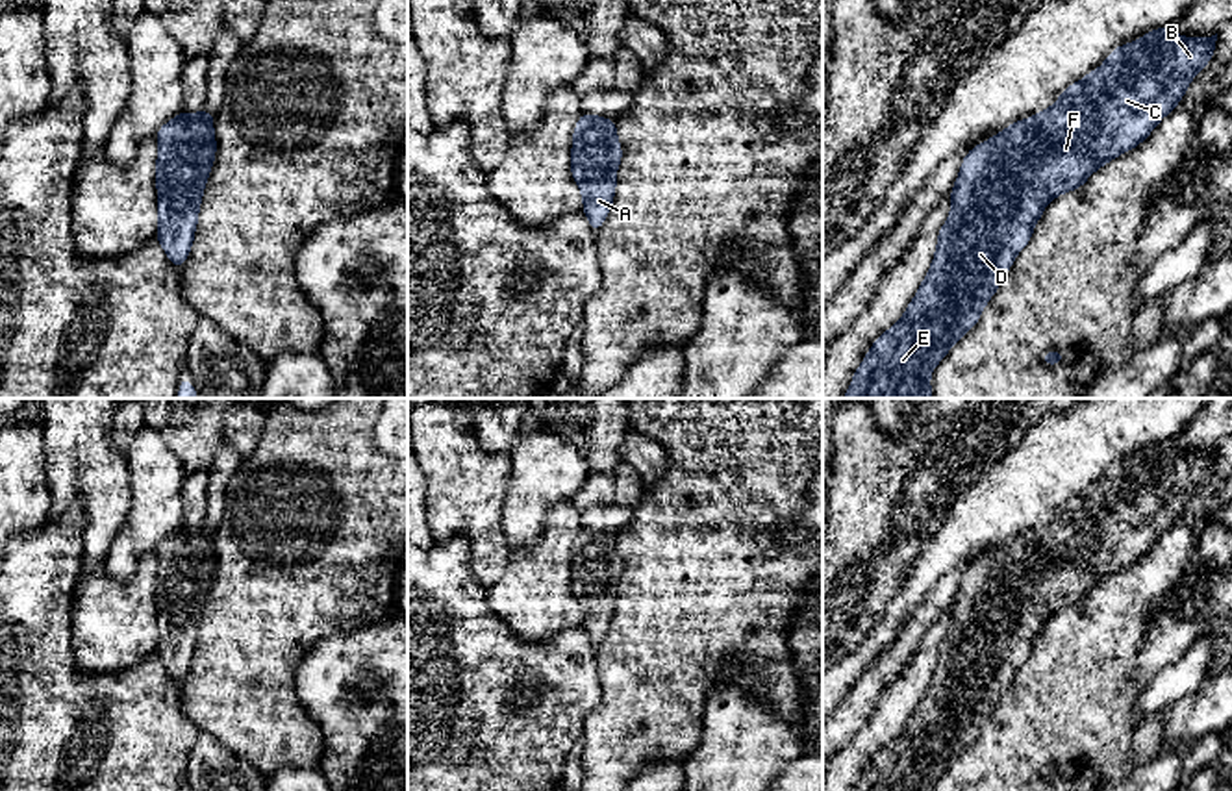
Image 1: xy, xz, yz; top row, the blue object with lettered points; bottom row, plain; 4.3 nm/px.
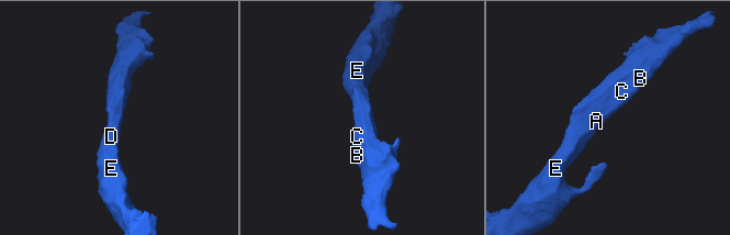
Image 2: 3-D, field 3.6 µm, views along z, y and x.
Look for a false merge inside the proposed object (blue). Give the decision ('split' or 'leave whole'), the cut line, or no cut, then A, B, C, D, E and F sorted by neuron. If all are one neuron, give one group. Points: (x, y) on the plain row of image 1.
leave whole | no cut | A B C D E F

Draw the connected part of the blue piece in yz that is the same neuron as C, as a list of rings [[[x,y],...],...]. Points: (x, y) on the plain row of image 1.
[[[1176,441],[1150,445],[1138,456],[1110,467],[1104,478],[1071,498],[1058,515],[1036,530],[1006,541],[1002,546],[971,563],[950,606],[950,628],[937,648],[936,669],[904,730],[874,754],[854,791],[932,791],[932,785],[982,732],[986,719],[1017,669],[1030,658],[1032,647],[1047,621],[1060,609],[1080,604],[1108,576],[1141,559],[1150,546],[1184,513],[1191,495],[1215,469],[1212,452],[1180,452]]]

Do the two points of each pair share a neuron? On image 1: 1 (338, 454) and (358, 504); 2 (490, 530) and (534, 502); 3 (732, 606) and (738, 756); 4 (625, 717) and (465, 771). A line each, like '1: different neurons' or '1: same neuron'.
1: same neuron
2: different neurons
3: different neurons
4: different neurons

